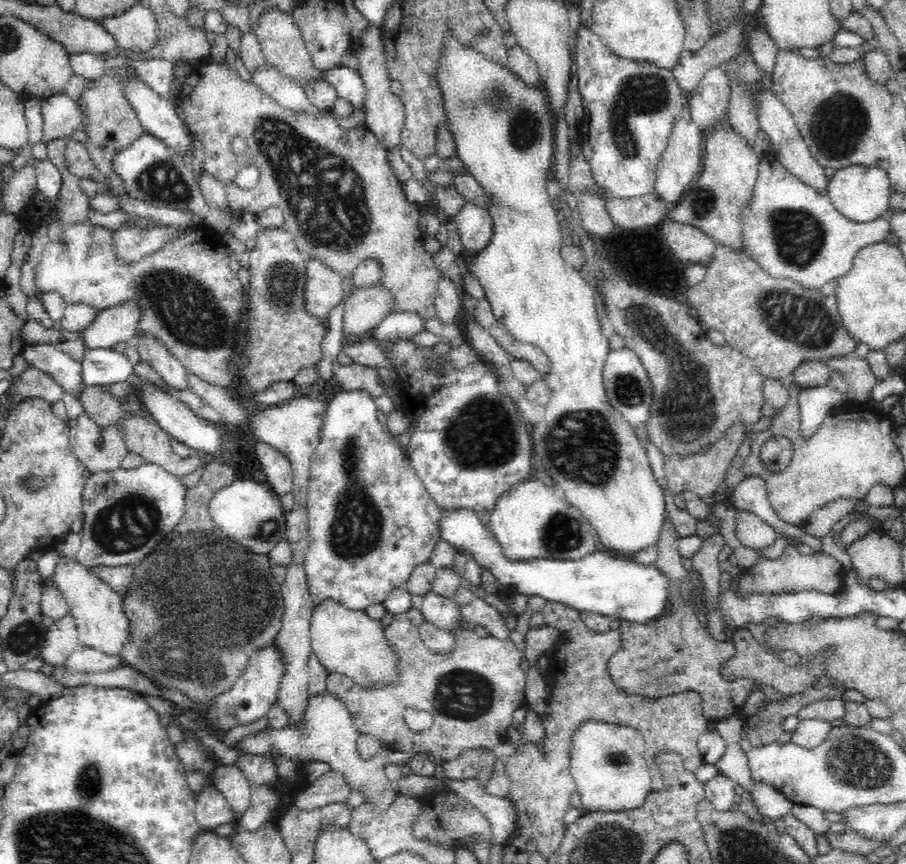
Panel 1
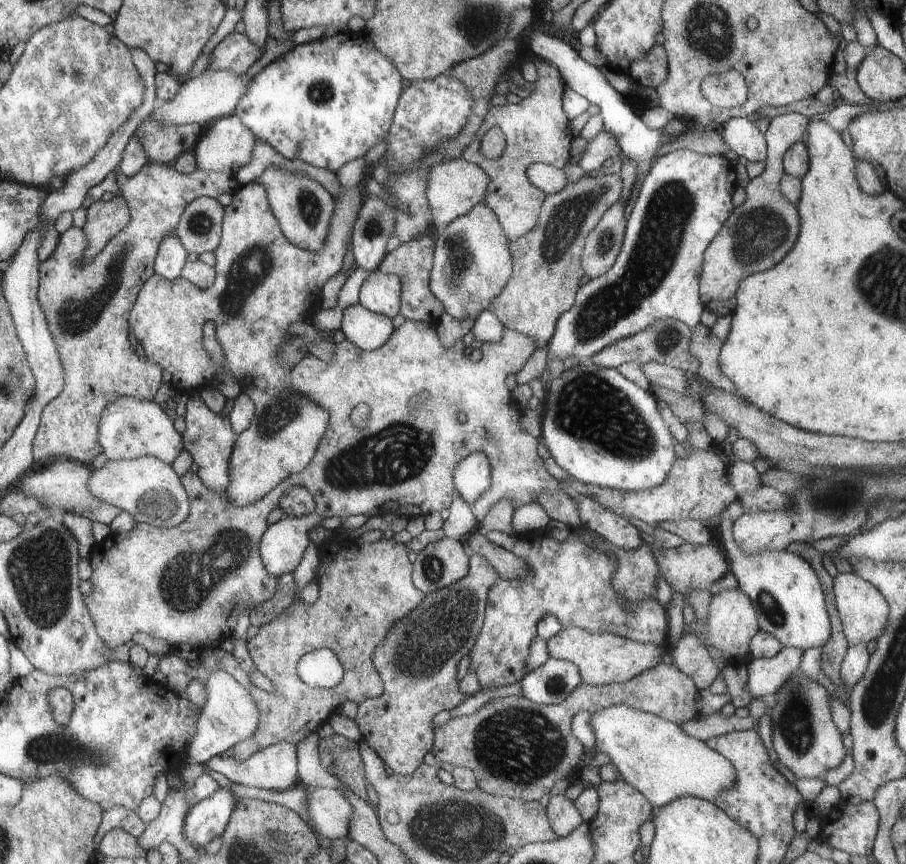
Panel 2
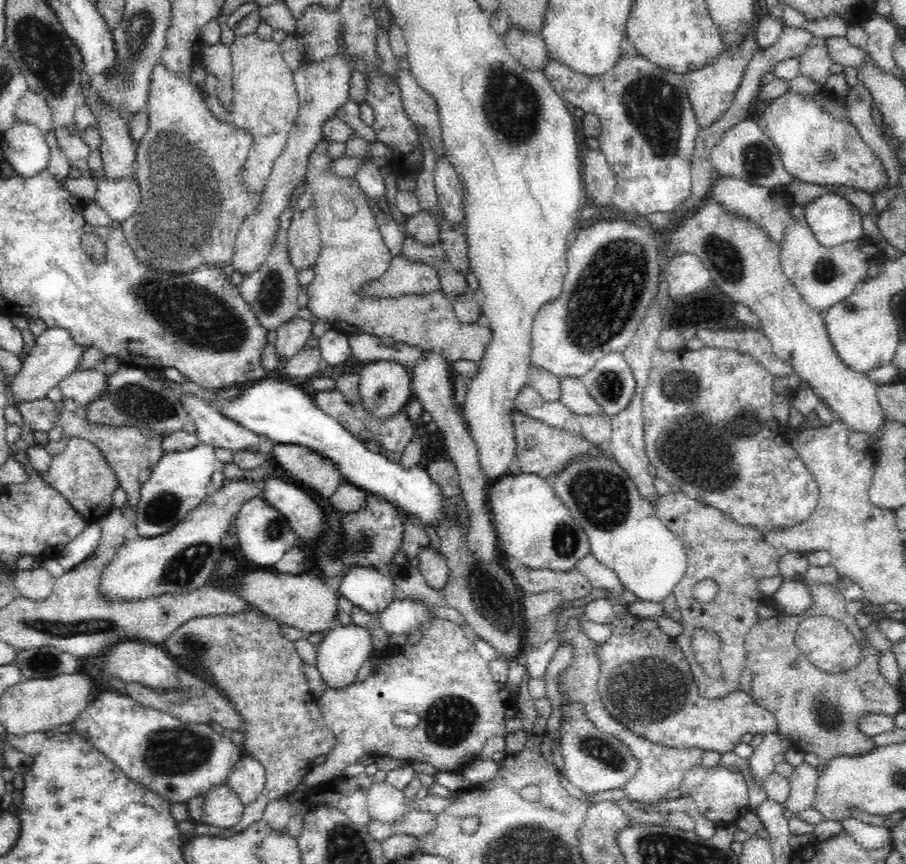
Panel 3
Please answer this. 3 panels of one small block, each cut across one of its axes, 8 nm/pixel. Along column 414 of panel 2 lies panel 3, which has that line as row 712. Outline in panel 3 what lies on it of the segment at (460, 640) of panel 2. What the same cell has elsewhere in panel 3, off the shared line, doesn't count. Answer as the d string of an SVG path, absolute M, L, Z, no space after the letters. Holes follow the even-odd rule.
M628 618L612 622L614 634L600 648L598 692L620 724L636 734L672 748L698 746L704 752L734 752L744 734L770 734L778 730L778 718L768 708L756 704L742 690L722 698L704 698L698 692L694 672L672 636L666 636L654 618Z

